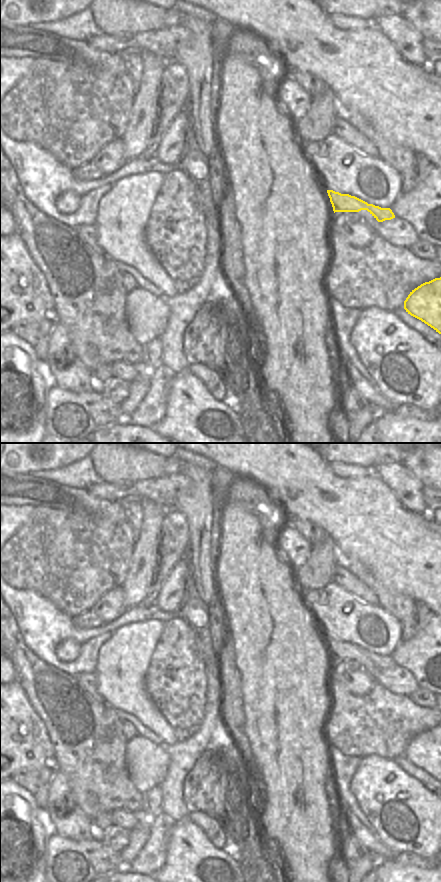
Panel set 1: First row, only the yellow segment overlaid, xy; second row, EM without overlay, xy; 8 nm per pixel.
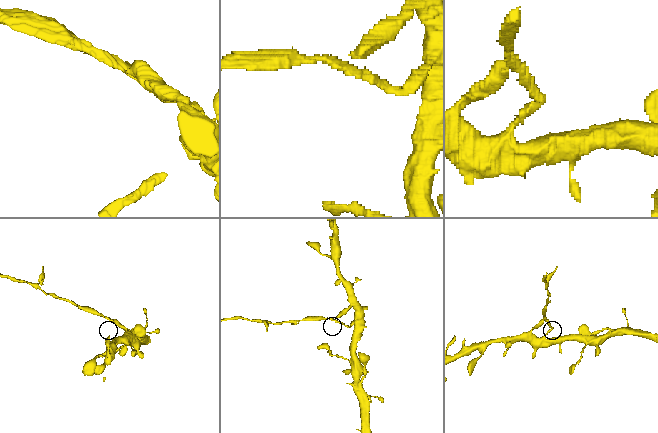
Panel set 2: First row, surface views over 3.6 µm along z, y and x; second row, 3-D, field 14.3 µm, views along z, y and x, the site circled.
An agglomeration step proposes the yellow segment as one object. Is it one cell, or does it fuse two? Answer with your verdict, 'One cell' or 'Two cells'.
Two cells

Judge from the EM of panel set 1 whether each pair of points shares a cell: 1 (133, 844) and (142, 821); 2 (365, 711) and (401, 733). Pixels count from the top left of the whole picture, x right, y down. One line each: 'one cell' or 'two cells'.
1: one cell
2: one cell

